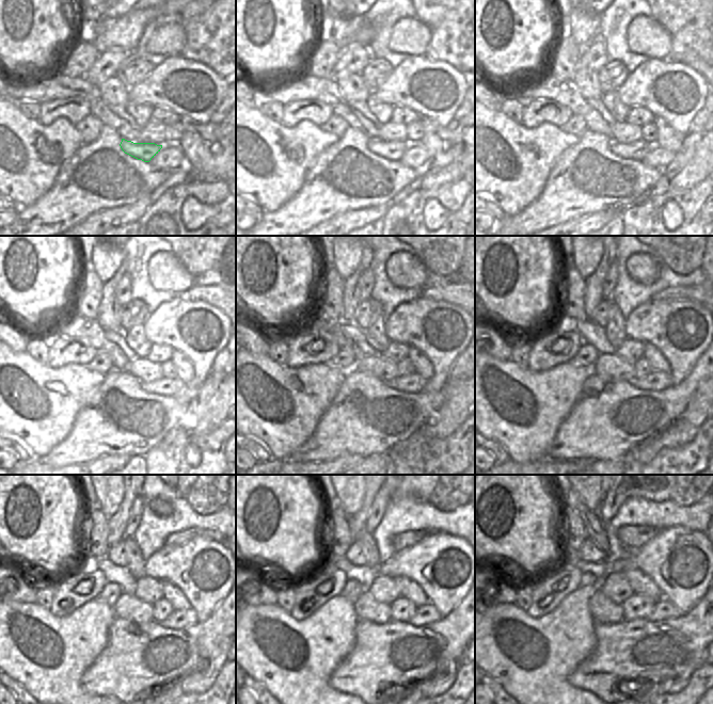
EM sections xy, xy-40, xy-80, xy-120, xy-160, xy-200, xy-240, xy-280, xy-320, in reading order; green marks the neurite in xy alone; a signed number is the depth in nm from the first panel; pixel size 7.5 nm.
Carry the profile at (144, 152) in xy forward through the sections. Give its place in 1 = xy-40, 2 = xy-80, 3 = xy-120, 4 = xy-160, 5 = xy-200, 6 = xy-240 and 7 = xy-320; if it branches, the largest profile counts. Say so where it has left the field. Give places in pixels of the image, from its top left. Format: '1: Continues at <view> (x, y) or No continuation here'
1: Continues at xy-40 (393, 150)
2: Continues at xy-80 (637, 150)
3: Continues at xy-120 (163, 386)
4: Continues at xy-160 (414, 383)
5: Continues at xy-200 (656, 380)
6: Continues at xy-240 (178, 619)
7: Continues at xy-320 (664, 609).

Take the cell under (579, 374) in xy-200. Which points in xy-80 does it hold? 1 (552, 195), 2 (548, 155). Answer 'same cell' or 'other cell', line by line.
1: other cell
2: same cell

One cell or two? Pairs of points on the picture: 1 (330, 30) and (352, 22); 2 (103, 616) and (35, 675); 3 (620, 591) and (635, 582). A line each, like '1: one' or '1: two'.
1: one
2: one
3: two

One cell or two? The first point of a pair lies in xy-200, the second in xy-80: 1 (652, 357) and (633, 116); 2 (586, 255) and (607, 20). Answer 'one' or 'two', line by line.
1: two
2: two

